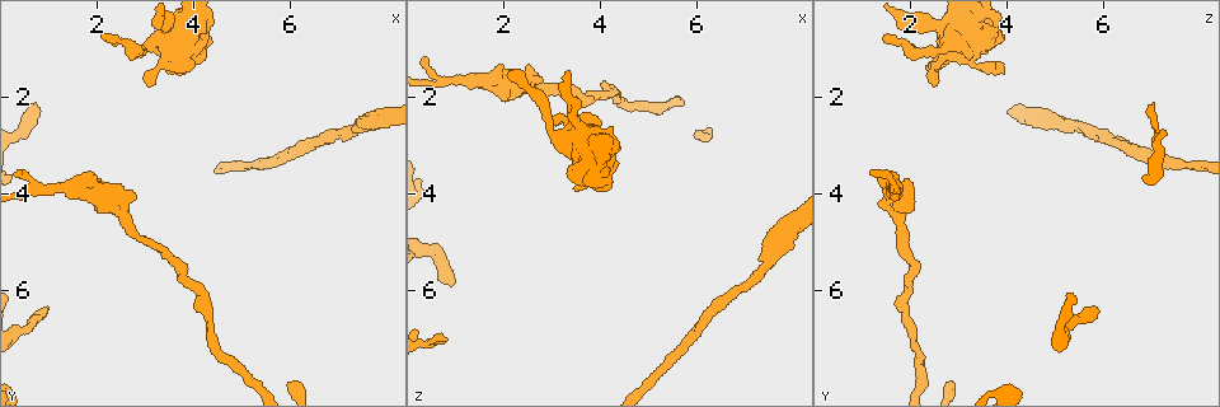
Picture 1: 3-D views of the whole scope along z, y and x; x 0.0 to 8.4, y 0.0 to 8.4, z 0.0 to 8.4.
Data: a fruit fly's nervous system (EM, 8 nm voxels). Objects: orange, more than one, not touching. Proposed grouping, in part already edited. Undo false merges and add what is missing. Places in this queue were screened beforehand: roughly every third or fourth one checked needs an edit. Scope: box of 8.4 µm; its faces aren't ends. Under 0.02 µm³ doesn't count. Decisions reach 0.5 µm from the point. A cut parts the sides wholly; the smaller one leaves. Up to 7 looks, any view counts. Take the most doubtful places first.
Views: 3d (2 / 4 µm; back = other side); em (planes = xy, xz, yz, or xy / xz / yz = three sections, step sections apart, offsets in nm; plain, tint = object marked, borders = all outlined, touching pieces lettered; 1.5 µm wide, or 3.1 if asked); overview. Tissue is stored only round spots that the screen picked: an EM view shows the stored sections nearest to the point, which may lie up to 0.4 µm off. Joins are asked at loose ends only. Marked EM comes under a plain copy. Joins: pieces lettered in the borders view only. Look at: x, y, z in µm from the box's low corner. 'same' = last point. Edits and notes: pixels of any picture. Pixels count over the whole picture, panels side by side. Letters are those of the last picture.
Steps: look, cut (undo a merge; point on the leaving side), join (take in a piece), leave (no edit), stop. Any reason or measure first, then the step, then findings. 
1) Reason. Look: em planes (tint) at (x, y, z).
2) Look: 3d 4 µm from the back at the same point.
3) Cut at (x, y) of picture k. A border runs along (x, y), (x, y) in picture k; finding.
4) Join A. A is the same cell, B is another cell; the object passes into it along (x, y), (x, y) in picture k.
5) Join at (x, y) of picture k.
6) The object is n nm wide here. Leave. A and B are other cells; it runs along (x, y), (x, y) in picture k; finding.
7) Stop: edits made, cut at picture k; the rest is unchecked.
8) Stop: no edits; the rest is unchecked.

Free end. Look: 3d 4 µm at (0.90, 6.40, 5.90).

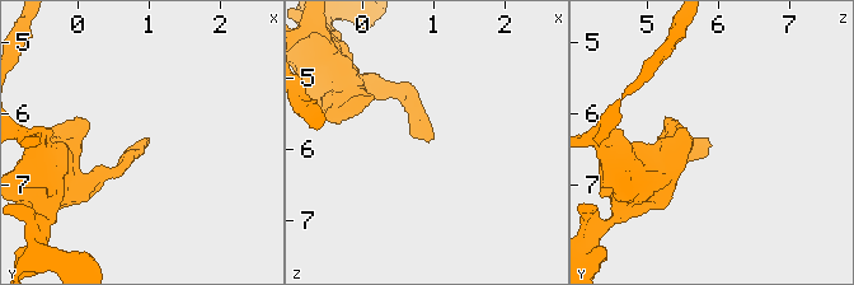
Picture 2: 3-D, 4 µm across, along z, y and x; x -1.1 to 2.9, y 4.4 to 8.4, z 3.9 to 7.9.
Look: em xz step 4 (borders) at (0.90, 6.40, 5.90).

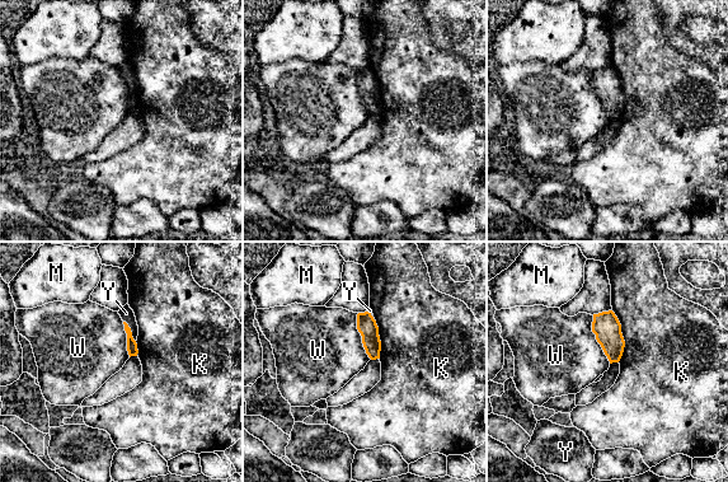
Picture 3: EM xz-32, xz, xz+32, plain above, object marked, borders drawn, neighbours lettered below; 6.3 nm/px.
Leave. K, M, W and Y are other cells; a border runs along (592, 316), (592, 332), (610, 363) in picture 3; none of them fits.

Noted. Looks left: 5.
Free end. Look: em xy step 8 (tint) at (2.05, 0.75, 1.50).

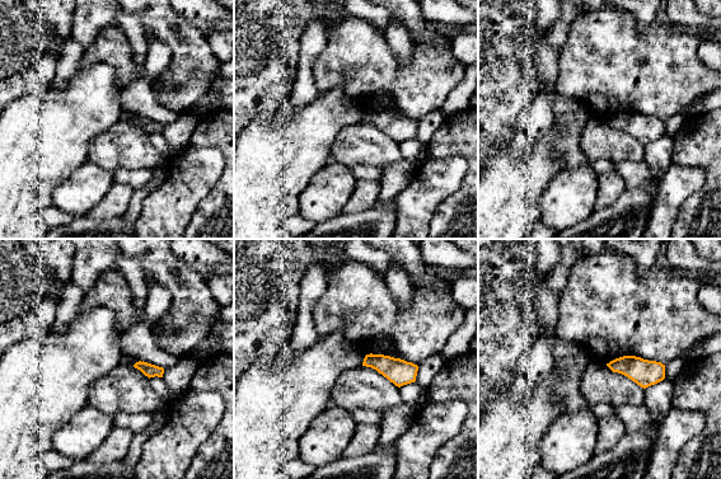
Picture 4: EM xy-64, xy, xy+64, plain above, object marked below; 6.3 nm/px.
Look: em planes (borders) at the same point.

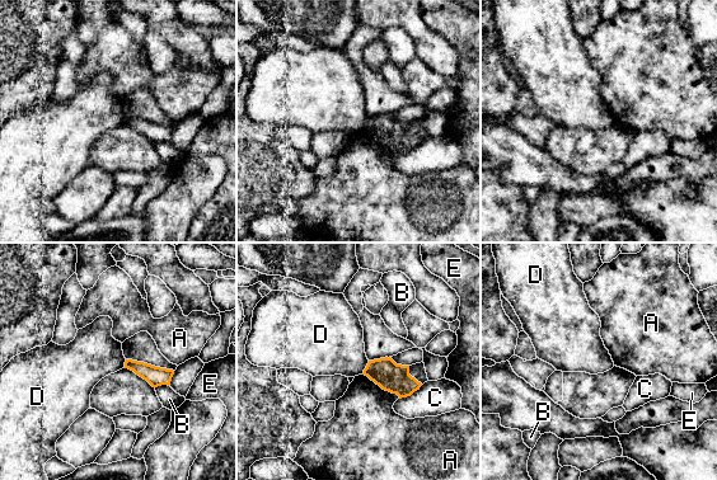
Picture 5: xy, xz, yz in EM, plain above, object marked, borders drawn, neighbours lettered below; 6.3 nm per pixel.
The longest contact is with A, 280 nm. Leave. A, B, C, D and E are other cells; a border runs along (369, 361), (361, 373) in picture 5; none of them fits.

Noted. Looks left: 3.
Branch stops here. Look: 3d 2 µm at (2.85, 4.05, 1.65).

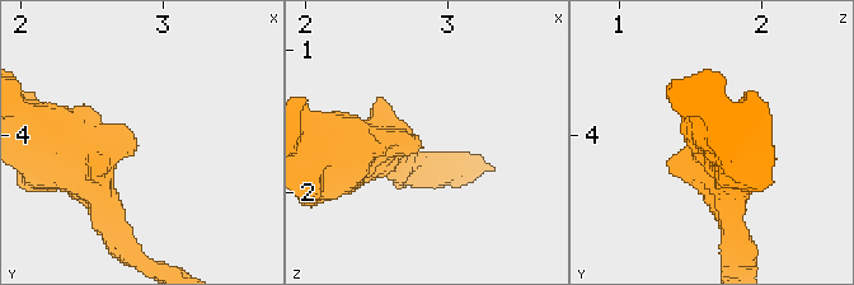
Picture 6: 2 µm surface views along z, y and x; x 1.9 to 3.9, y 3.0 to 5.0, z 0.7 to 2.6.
Look: em xy step 4 (tint) at (2.82, 4.06, 1.70).

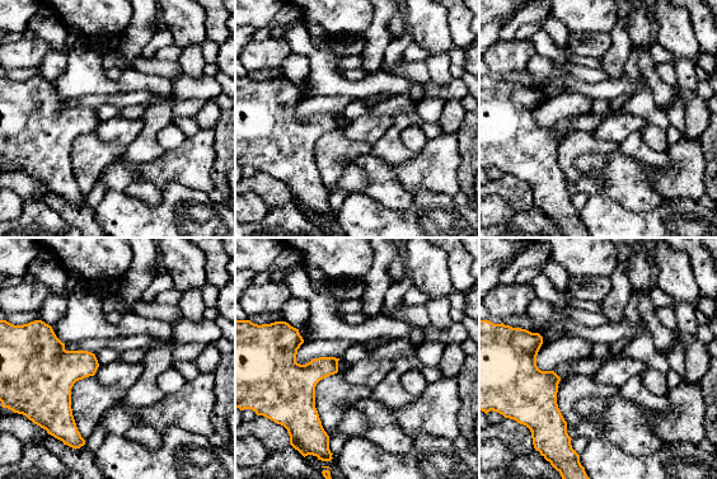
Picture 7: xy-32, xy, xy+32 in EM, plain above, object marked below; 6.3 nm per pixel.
Look: em planes (borders) at the same point.

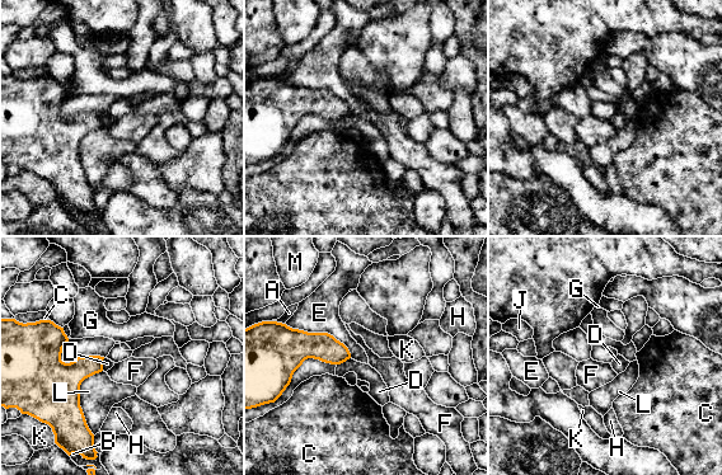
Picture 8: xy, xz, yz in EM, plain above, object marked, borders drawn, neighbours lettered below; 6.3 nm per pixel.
Leave. A, B, C, D, E, F, G, H, J, K, L and M are other cells; it runs along (42, 323), (46, 370), (88, 436) in picture 8; none of them fits.

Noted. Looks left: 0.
Stop: no edits; the rest is unchecked.

